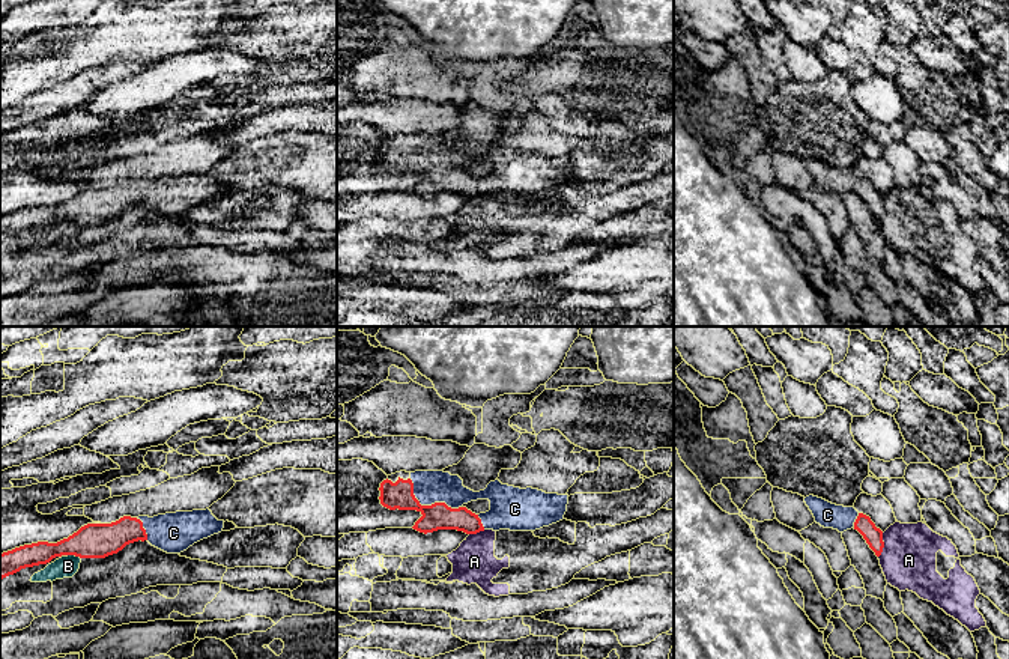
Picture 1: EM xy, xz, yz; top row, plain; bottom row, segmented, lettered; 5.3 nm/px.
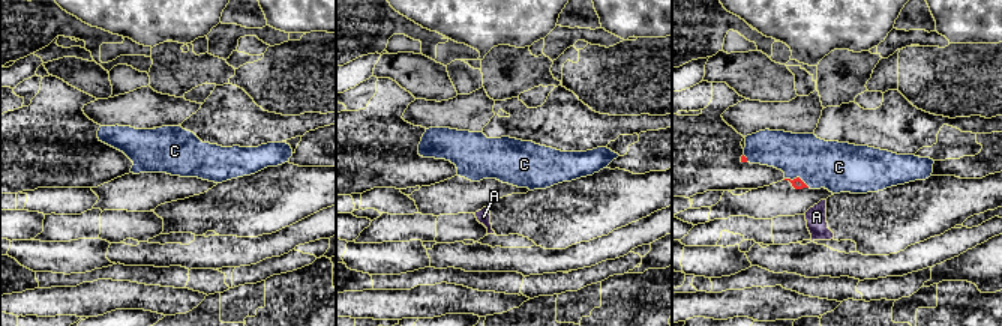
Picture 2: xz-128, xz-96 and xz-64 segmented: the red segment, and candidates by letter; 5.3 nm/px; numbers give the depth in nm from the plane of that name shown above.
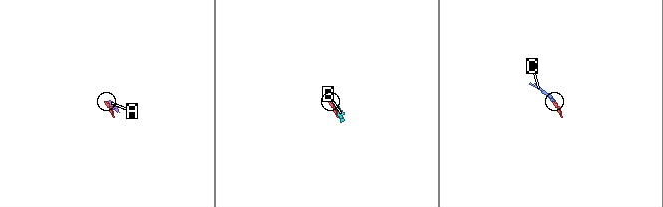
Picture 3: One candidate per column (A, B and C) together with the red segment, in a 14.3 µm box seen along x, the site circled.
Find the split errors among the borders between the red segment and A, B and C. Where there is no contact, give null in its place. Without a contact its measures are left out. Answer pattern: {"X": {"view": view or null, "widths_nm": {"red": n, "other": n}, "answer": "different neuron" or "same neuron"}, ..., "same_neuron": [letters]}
{"A": {"view": "yz", "widths_nm": {"red": 100, "other": 300}, "answer": "different neuron"}, "B": {"view": "xy", "widths_nm": {"red": 190, "other": 110}, "answer": "different neuron"}, "C": {"view": "xz", "widths_nm": {"red": 140, "other": 180}, "answer": "same neuron"}, "same_neuron": ["C"]}

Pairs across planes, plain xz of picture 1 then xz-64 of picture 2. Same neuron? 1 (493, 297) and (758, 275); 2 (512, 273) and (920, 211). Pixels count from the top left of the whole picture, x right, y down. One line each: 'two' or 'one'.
1: one
2: two

